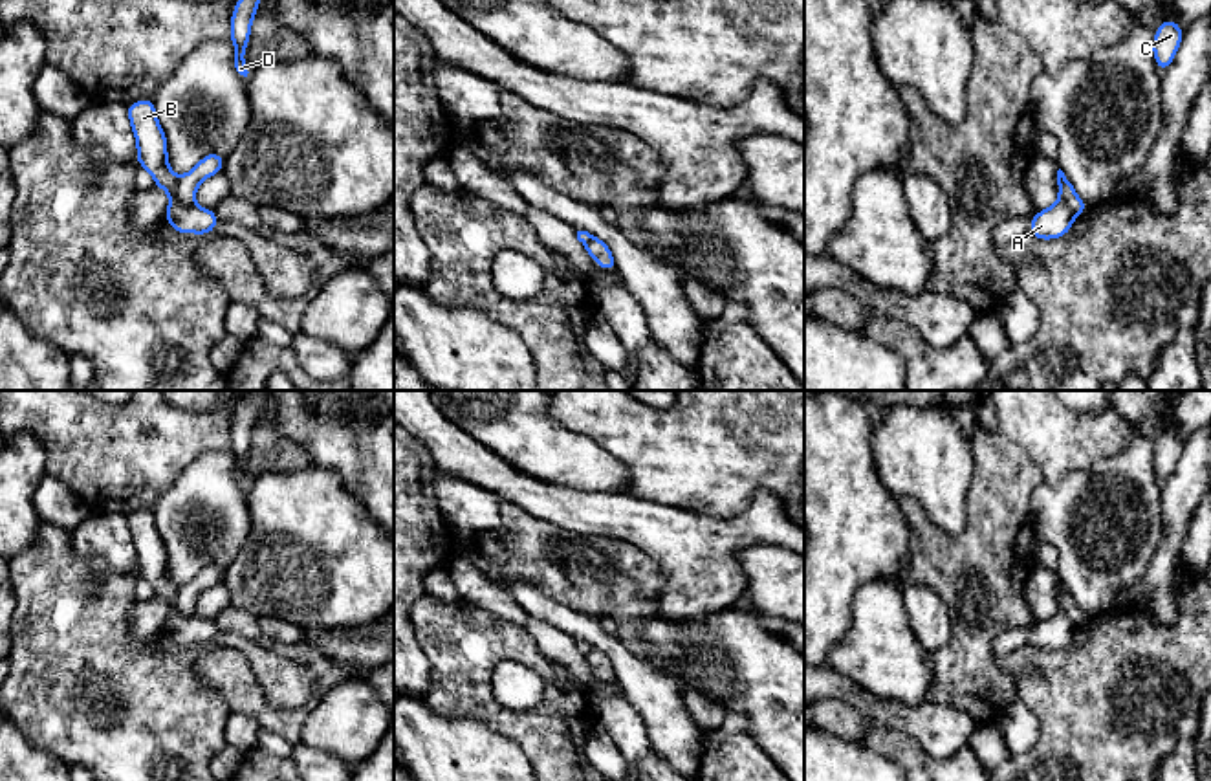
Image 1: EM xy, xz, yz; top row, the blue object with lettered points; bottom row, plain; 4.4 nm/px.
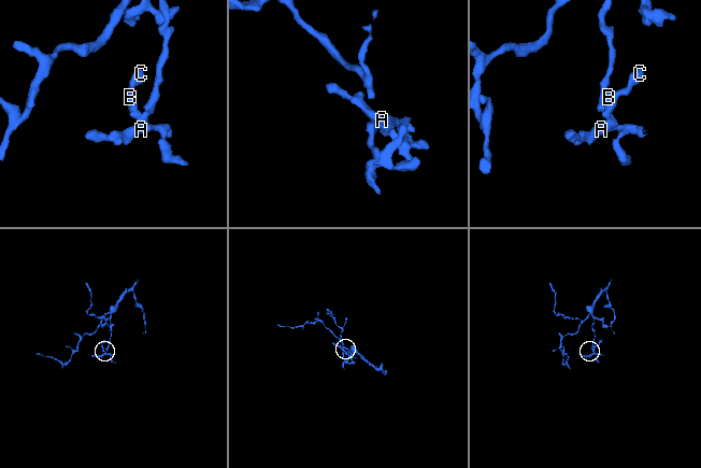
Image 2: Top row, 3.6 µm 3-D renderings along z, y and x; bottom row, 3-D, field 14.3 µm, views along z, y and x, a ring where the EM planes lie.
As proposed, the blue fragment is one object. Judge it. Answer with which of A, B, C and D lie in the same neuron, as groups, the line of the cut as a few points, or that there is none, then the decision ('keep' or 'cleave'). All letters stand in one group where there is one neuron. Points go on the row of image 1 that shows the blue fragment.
A B C / D; cut in xy along (178, 178), (176, 198), (185, 206), (195, 206); cleave

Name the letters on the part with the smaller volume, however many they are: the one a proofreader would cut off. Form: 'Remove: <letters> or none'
Remove: A, B, C

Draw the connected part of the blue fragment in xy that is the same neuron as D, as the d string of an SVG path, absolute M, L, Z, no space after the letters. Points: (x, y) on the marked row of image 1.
M238 0L233 9L231 16L231 35L229 38L235 44L235 68L240 75L247 77L247 64L245 64L245 48L251 37L251 24L256 15L260 0Z

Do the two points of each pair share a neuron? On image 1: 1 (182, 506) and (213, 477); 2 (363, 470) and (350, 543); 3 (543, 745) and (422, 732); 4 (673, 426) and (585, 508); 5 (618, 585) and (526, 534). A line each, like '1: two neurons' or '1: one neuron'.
1: one neuron
2: two neurons
3: two neurons
4: two neurons
5: one neuron

